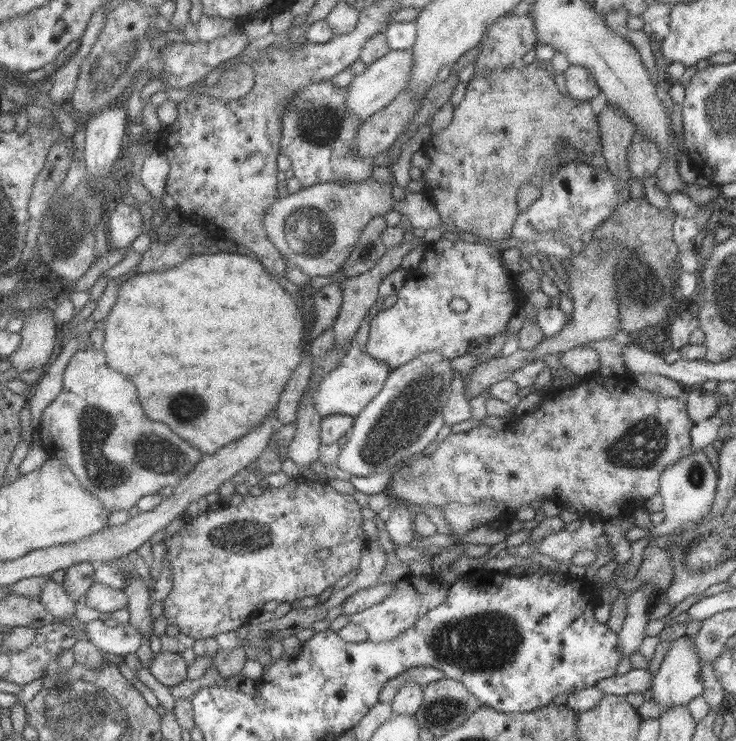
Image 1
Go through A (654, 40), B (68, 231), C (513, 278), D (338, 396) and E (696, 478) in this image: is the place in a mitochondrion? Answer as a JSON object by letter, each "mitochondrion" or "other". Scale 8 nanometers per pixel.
{"A":"other","B":"mitochondrion","C":"other","D":"other","E":"mitochondrion"}

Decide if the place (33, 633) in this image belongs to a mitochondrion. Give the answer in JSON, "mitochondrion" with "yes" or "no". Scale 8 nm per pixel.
{"mitochondrion":"no"}

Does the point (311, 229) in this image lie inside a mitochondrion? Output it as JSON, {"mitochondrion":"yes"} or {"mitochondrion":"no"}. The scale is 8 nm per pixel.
{"mitochondrion":"yes"}

